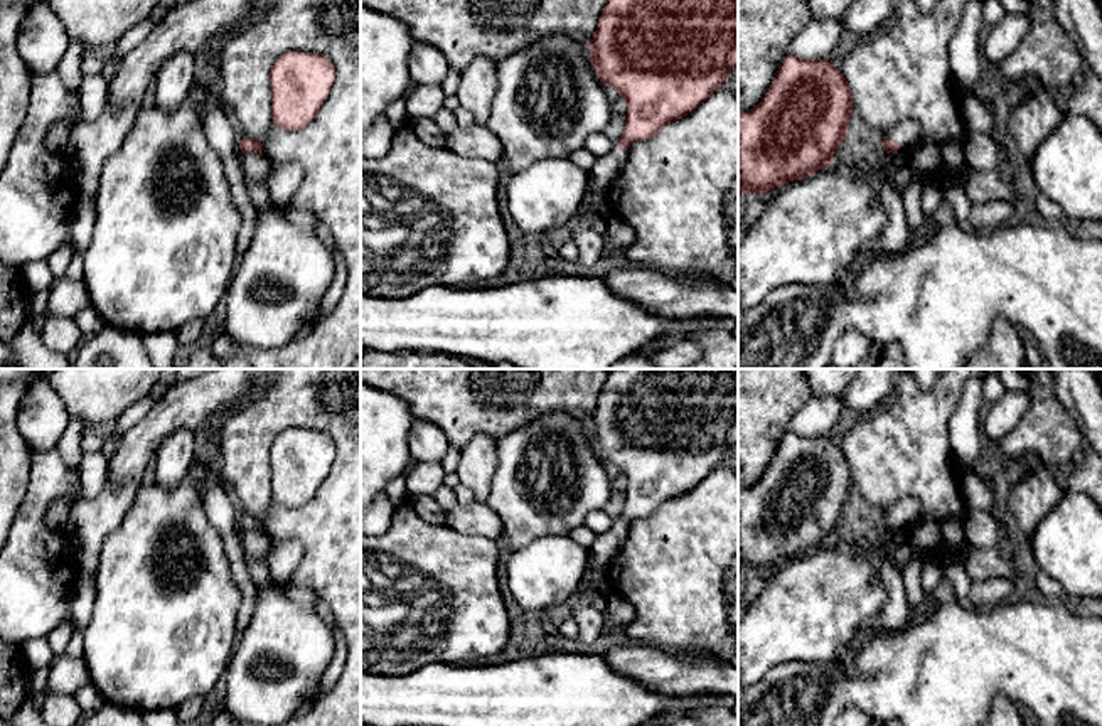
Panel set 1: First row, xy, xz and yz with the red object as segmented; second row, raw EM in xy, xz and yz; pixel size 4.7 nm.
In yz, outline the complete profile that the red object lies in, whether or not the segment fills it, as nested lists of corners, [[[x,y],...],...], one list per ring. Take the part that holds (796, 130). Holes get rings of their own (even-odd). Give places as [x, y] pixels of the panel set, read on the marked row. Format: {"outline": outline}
{"outline": [[[787,54],[763,99],[738,115],[738,192],[765,194],[829,167],[848,136],[853,109],[849,84],[827,57]]]}

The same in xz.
{"outline": [[[607,0],[590,42],[593,69],[627,106],[622,136],[588,170],[588,187],[607,194],[635,141],[694,111],[738,67],[738,3],[735,0]]]}

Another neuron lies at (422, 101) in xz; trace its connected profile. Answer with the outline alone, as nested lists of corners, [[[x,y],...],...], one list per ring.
[[[413,84],[404,98],[408,118],[435,118],[443,101],[445,93],[440,86]]]

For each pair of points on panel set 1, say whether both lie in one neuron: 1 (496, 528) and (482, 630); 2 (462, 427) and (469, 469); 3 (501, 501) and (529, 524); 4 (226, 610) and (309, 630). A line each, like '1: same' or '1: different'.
1: different
2: different
3: same
4: different

